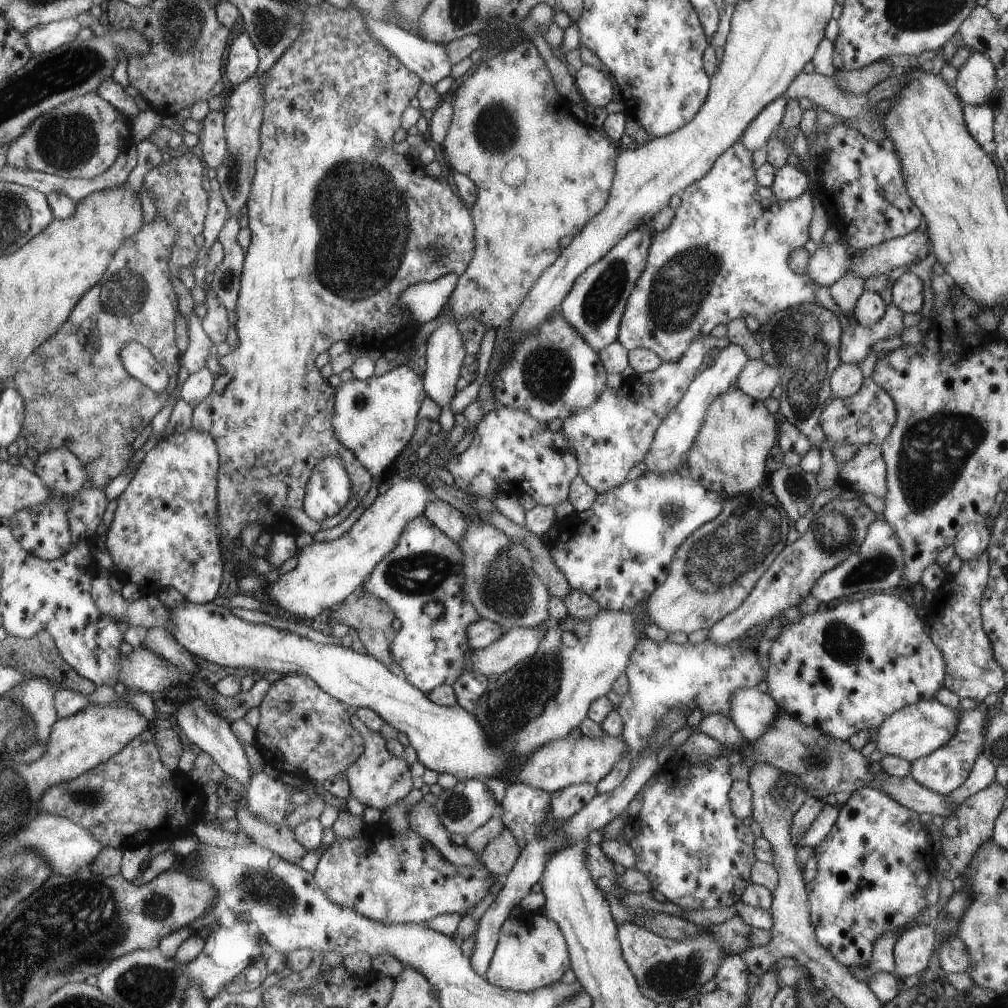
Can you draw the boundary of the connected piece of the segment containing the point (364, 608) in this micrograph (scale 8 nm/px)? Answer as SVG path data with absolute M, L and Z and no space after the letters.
M360 591L352 602L341 602L336 609L332 609L332 618L335 624L345 624L353 628L365 652L385 666L394 659L389 654L389 644L395 636L391 628L393 611L384 600Z

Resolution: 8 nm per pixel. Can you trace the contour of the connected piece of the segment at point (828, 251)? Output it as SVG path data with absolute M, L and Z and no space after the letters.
M819 243L809 255L804 273L819 287L828 287L846 273L850 258L839 243Z

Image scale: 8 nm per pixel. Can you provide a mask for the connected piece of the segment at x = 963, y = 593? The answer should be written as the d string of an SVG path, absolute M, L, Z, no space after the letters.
M988 552L976 559L962 561L959 571L948 574L934 592L933 602L926 607L925 628L944 657L946 676L943 686L961 698L979 703L988 694L1003 692L1003 669L994 659L991 642L981 624L980 600L987 582Z

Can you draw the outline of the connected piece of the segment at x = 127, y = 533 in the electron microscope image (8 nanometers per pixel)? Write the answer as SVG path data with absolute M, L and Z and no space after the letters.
M189 427L182 433L171 433L159 439L144 454L135 473L118 498L113 521L109 525L106 548L114 562L113 572L122 580L143 582L143 576L153 576L155 588L174 588L189 603L209 603L221 584L223 568L217 532L216 476L218 452L215 441L204 432Z

